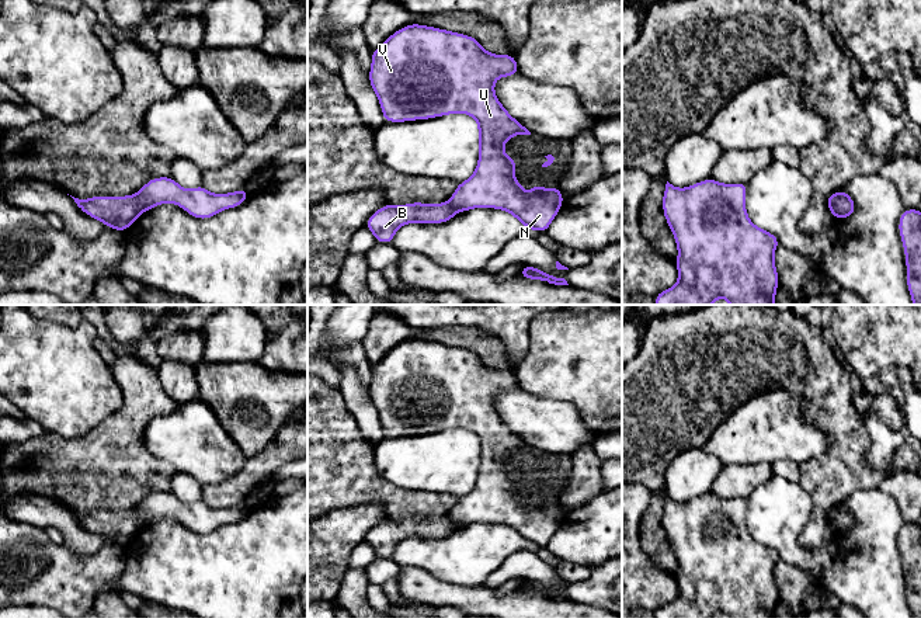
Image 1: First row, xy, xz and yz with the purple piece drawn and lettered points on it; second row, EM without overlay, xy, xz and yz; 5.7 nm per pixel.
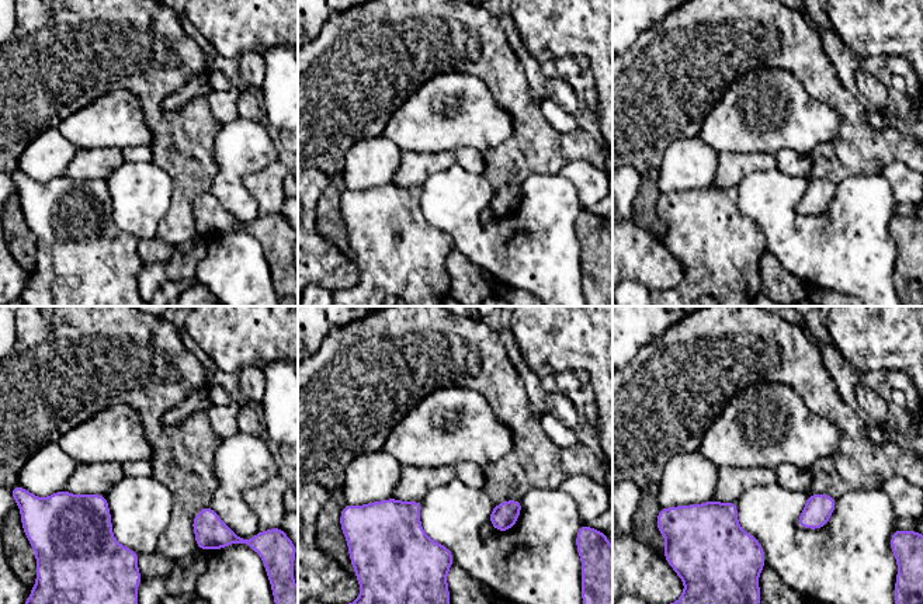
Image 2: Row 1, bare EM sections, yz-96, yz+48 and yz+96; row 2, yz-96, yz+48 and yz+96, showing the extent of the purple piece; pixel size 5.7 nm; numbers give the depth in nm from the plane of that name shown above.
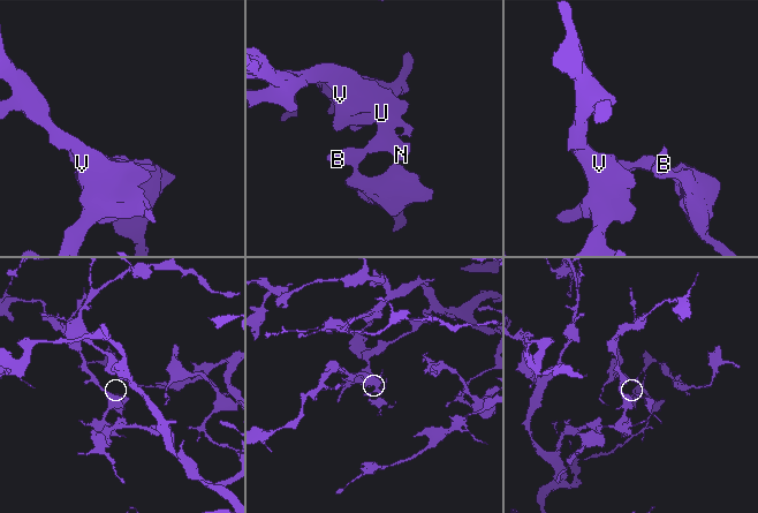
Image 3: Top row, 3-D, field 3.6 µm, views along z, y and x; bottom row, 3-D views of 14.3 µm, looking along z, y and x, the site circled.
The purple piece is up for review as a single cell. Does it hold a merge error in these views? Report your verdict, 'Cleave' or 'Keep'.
Cleave

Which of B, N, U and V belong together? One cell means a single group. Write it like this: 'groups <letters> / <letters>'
groups B / N U V

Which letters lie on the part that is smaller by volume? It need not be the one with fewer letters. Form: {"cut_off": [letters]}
{"cut_off": ["B"]}

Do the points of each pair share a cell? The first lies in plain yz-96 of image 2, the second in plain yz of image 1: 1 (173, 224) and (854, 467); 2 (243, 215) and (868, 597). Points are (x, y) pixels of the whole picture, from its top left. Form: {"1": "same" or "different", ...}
{"1": "same", "2": "same"}

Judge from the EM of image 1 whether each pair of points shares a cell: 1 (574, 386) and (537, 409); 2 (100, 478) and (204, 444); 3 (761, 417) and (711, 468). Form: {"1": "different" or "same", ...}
{"1": "different", "2": "different", "3": "different"}

